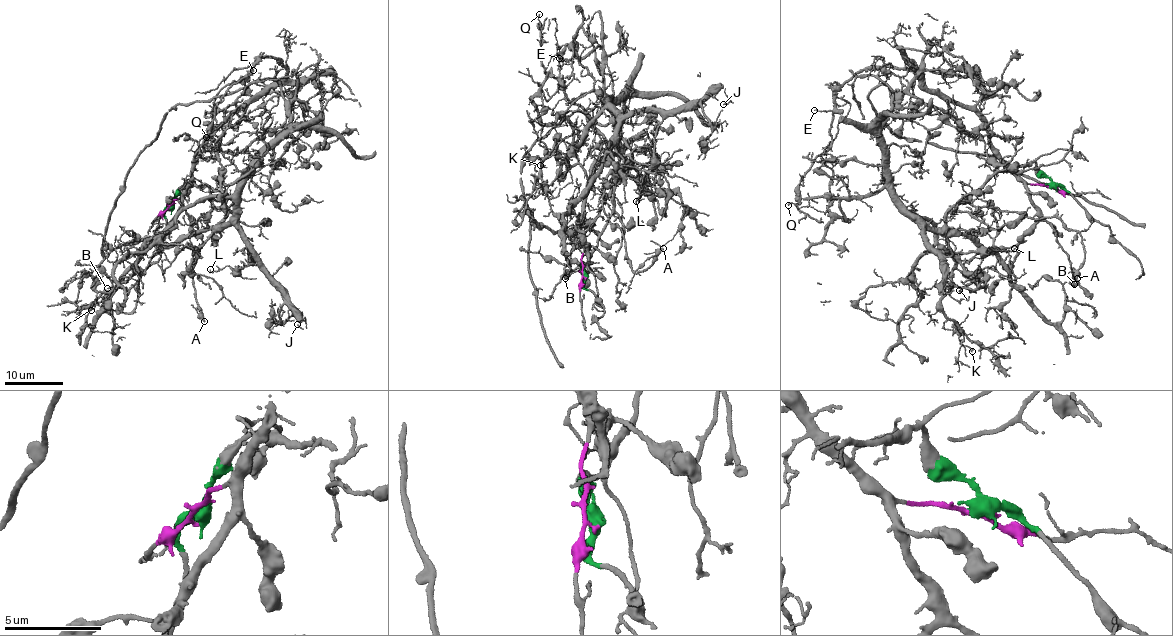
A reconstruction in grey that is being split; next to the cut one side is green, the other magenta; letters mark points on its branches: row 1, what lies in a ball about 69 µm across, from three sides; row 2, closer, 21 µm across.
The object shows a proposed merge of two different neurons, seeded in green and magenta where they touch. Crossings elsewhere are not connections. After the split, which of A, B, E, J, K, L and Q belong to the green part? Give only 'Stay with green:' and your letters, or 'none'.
Stay with green: A, J, K, L

